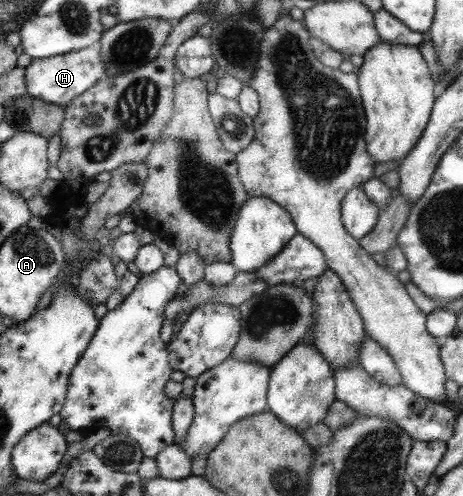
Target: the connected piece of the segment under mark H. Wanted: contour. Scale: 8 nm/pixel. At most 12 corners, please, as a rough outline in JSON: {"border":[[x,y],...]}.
{"border":[[95,43],[32,59],[28,96],[65,108],[106,72]]}

